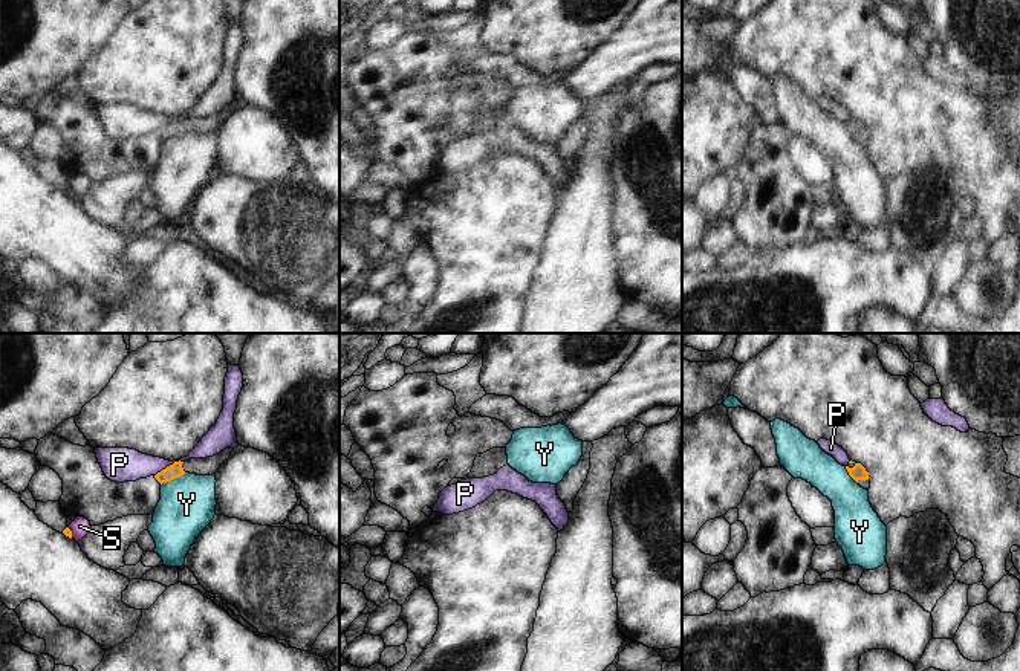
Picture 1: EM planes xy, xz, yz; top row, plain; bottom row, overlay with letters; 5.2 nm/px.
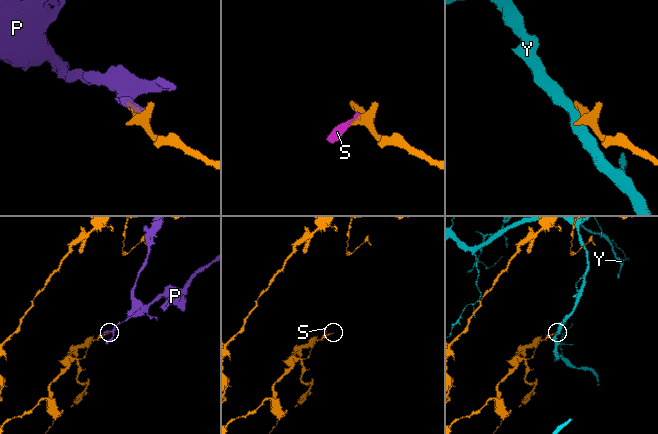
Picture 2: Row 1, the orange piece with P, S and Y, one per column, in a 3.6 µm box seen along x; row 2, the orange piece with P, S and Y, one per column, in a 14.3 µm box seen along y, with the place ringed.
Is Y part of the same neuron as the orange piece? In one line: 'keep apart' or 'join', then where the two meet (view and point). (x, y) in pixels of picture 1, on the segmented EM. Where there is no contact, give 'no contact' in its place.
keep apart; contact xy (173, 479)

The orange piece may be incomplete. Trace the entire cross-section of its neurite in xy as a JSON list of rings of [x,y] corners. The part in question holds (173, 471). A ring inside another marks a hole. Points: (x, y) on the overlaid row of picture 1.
[[[226,448],[219,454],[206,459],[190,459],[185,462],[174,462],[173,465],[158,472],[154,478],[162,485],[184,475],[185,472],[196,475],[213,475],[219,471],[222,463],[229,459],[232,449],[234,448]]]

